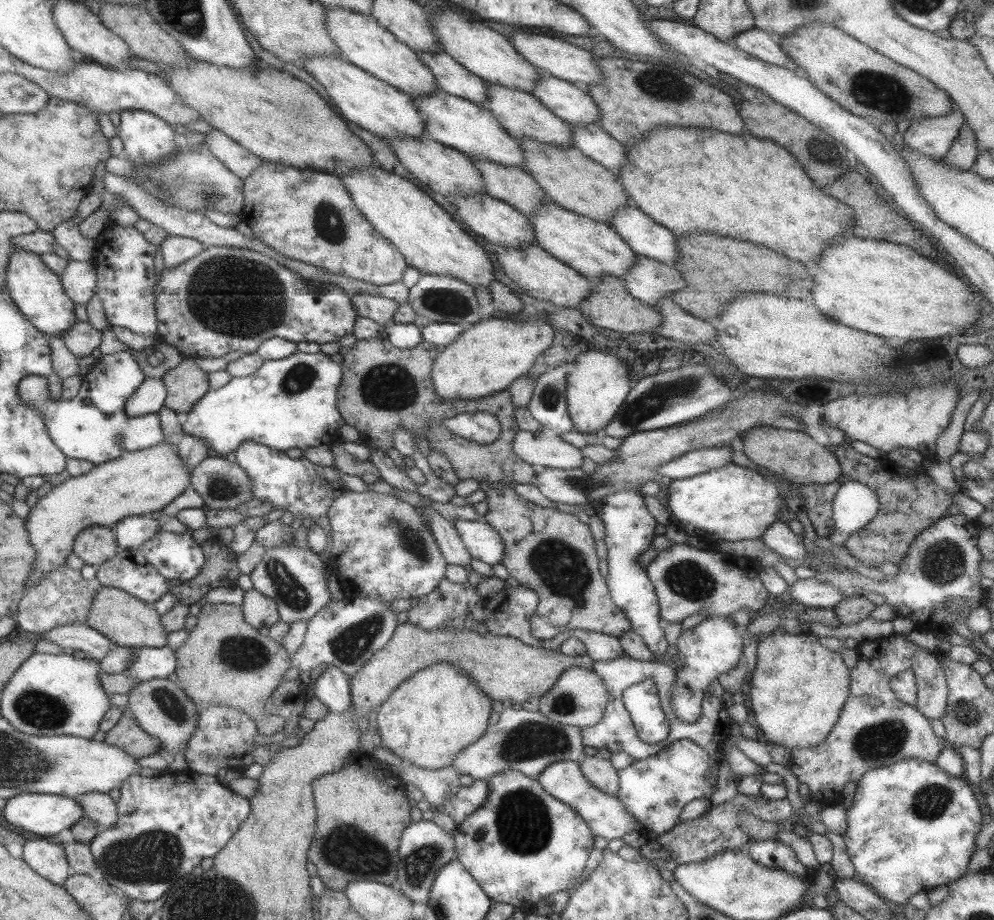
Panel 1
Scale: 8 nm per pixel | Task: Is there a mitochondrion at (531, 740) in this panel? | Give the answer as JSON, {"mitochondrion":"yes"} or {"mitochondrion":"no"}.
{"mitochondrion":"yes"}

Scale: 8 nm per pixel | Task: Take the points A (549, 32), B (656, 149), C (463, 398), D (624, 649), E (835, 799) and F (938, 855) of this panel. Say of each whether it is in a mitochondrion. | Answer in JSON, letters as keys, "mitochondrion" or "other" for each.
{"A":"other","B":"other","C":"other","D":"other","E":"other","F":"other"}

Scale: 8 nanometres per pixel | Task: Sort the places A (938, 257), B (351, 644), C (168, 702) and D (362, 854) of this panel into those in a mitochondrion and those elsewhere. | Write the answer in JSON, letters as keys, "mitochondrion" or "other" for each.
{"A":"other","B":"mitochondrion","C":"mitochondrion","D":"mitochondrion"}

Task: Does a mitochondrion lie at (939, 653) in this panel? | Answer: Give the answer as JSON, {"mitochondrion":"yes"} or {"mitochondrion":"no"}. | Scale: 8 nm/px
{"mitochondrion":"no"}

